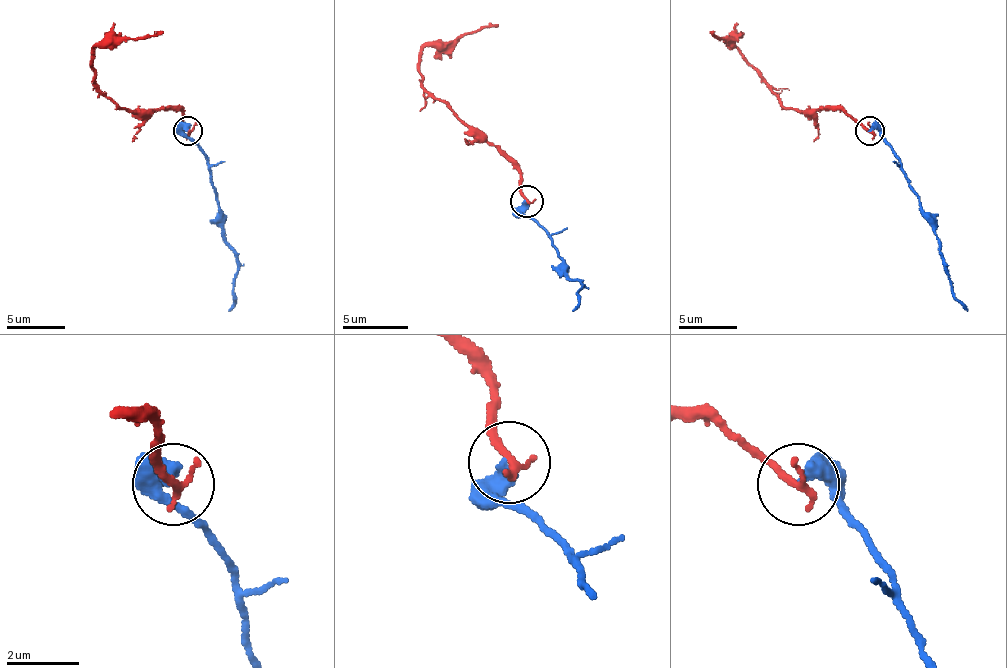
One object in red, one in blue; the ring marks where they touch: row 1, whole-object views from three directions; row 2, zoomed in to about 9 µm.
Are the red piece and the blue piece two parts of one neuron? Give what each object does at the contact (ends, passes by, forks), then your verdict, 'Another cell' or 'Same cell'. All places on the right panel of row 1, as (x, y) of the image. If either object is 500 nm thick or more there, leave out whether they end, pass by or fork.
At the ring red ends. At the ring blue ends. Another cell

